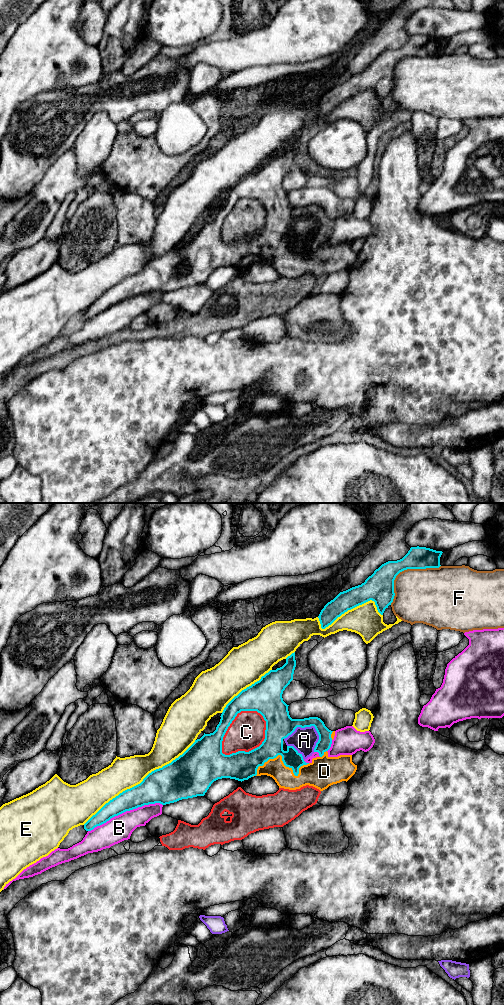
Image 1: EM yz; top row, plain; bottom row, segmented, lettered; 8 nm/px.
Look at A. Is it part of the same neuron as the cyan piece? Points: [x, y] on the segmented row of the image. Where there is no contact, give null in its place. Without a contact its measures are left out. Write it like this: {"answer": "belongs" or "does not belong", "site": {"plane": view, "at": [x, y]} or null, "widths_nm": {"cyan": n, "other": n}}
{"answer": "does not belong", "site": {"plane": "yz", "at": [303, 727]}, "widths_nm": {"cyan": 220, "other": 200}}

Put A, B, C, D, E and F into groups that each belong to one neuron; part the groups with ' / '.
A / B / C / D / E / F

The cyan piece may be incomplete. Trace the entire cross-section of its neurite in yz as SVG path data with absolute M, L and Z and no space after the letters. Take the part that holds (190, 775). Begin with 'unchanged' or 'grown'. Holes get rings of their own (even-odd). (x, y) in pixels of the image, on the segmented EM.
grown | M295 652L286 658L286 663L276 670L270 670L261 679L235 696L224 708L219 724L213 733L205 734L195 742L178 758L171 763L149 773L143 781L125 791L106 803L85 824L84 829L91 831L111 818L126 811L142 807L144 805L160 803L162 805L177 802L182 799L204 796L211 784L222 778L230 778L238 781L248 780L254 776L267 775L272 777L279 788L296 790L303 786L313 786L320 791L333 784L348 781L356 772L357 765L352 762L352 755L340 755L329 757L328 750L331 747L335 731L329 730L318 717L304 719L292 719L288 706L282 698L283 691L293 680L296 667ZM241 711L257 711L266 721L265 739L262 744L249 751L238 751L230 755L222 753L223 737ZM314 726L319 740L314 752L319 756L306 763L293 746L287 746L283 750L283 740L291 735L297 727L305 728Z

